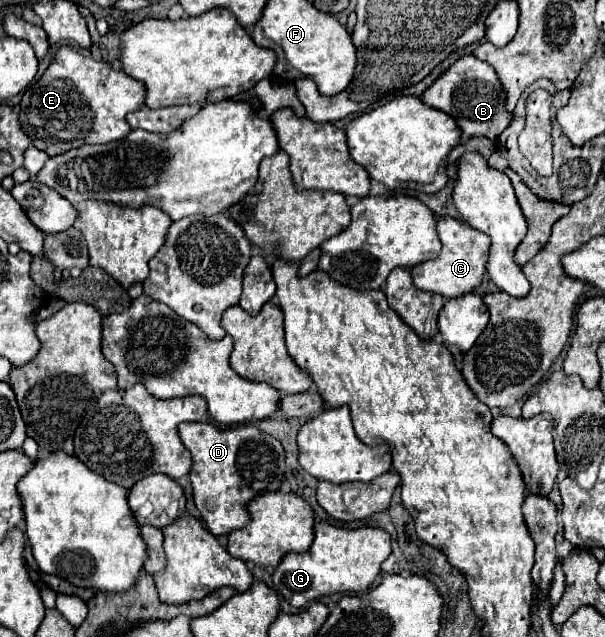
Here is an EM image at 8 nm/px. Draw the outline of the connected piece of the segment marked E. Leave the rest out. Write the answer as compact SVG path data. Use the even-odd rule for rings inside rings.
M65 45L57 51L53 63L39 81L33 81L21 97L19 121L33 147L47 155L61 155L87 143L111 143L129 135L125 121L129 111L145 105L145 87L125 71L115 71L109 63L89 59Z

